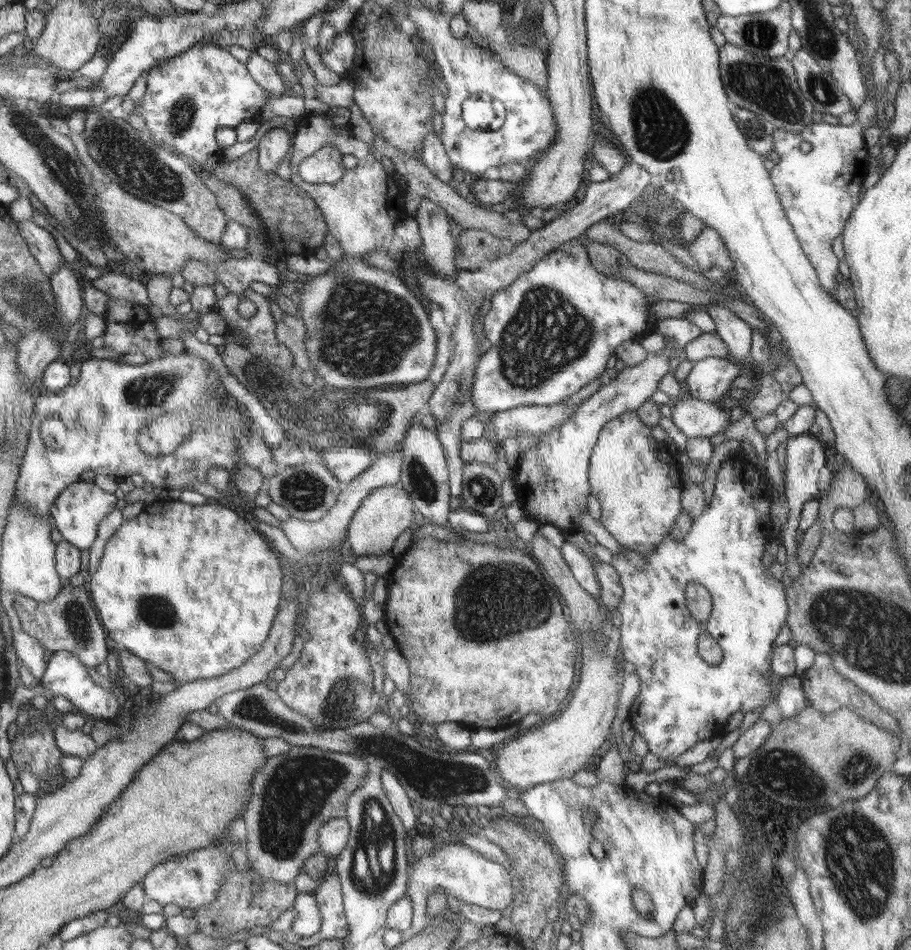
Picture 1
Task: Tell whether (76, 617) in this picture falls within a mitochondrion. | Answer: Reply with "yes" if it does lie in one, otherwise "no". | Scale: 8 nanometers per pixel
yes

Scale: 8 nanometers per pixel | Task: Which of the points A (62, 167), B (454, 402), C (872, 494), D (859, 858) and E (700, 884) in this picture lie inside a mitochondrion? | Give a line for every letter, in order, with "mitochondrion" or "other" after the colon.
A: mitochondrion
B: mitochondrion
C: other
D: mitochondrion
E: other

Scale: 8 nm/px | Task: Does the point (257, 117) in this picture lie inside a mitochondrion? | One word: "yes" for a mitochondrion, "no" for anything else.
no

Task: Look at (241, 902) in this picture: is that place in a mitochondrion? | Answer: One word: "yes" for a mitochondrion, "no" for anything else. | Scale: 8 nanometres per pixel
no

